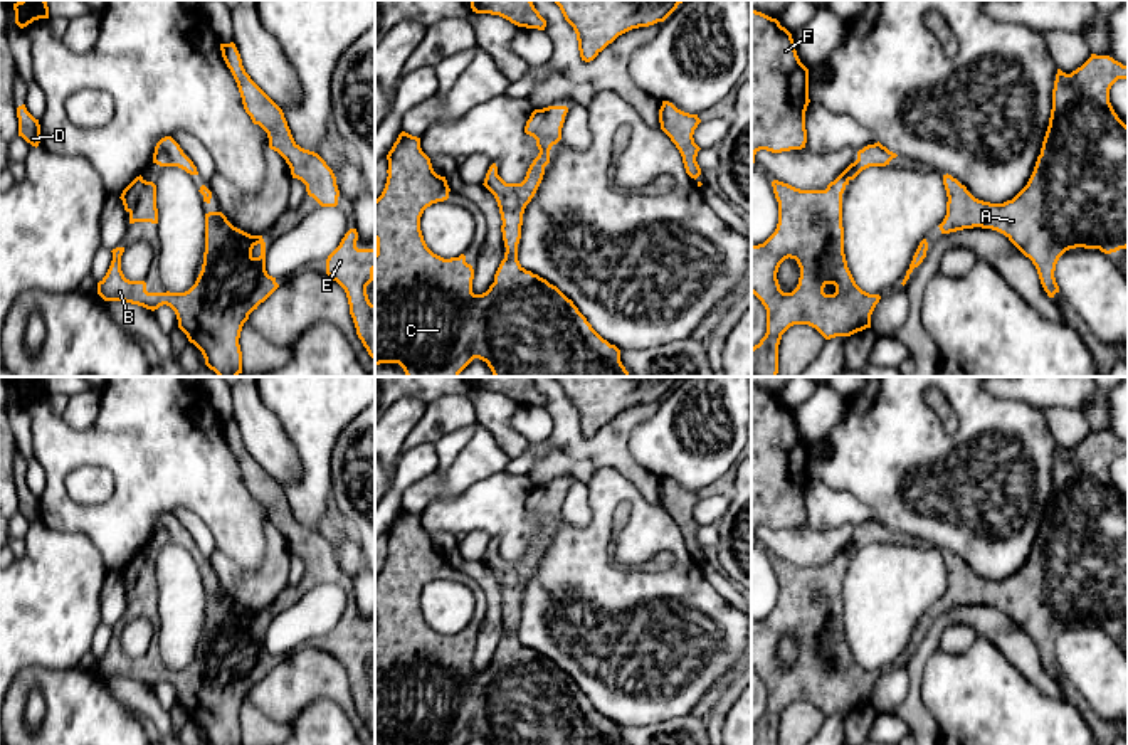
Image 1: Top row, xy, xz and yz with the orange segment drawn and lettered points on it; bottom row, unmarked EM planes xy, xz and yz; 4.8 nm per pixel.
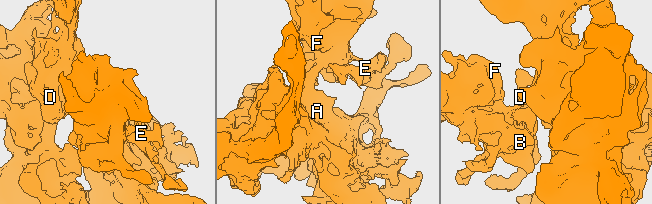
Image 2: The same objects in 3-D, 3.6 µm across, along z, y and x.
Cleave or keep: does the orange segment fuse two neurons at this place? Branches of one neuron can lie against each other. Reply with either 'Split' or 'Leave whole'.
Leave whole

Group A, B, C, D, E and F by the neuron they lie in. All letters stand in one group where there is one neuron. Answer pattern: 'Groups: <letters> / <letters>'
Groups: A B C D E F

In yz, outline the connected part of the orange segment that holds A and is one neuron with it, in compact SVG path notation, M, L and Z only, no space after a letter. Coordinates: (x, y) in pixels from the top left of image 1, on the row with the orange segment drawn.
M1110 55L1091 57L1071 74L1057 69L1052 89L1052 109L1049 126L1027 185L1004 203L990 203L975 198L965 185L951 175L943 175L946 190L946 215L938 225L941 234L963 229L992 229L1004 234L1037 269L1041 284L1049 298L1059 293L1054 277L1059 257L1076 247L1099 249L1104 254L1128 247L1128 126L1118 118L1110 89L1118 79L1128 79L1128 66Z

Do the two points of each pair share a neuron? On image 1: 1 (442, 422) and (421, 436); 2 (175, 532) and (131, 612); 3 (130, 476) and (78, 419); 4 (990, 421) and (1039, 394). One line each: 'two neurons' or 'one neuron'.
1: one neuron
2: one neuron
3: two neurons
4: two neurons

